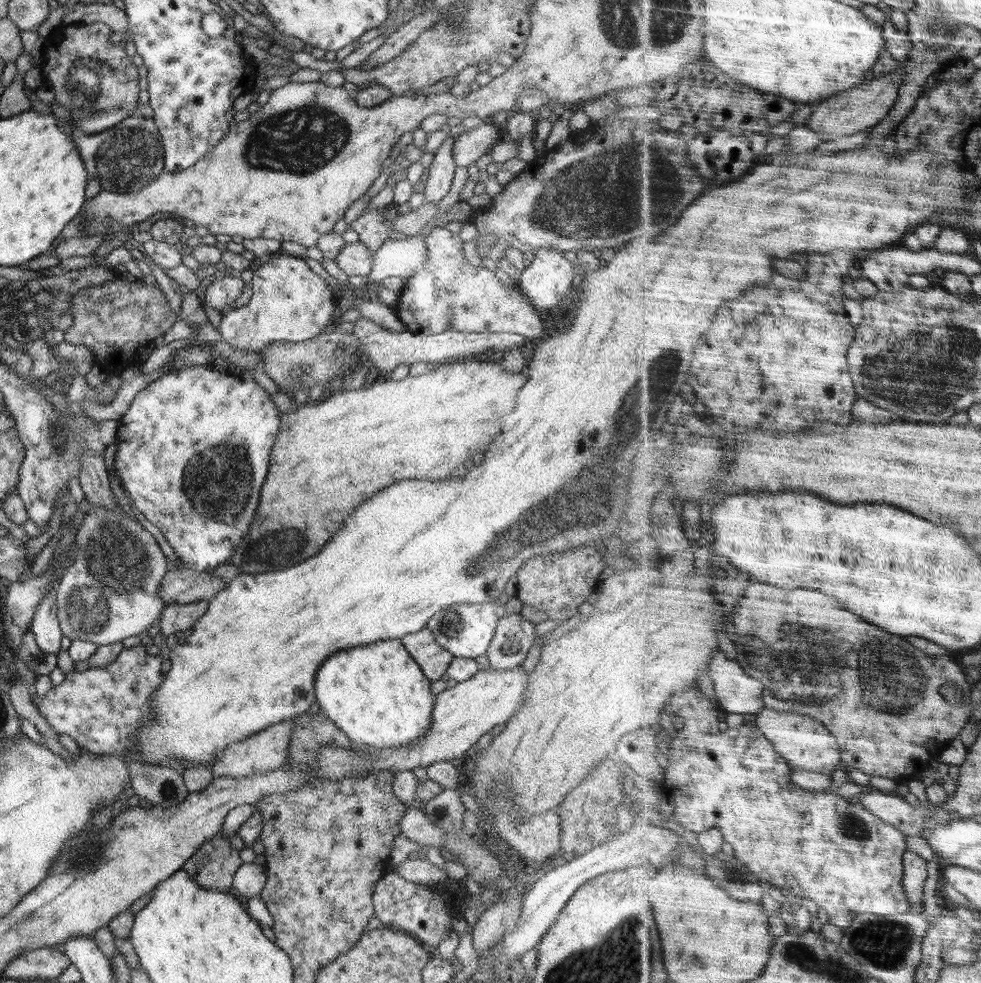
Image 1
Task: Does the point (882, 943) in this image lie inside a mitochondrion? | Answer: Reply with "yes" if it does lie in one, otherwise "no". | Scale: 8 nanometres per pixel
yes

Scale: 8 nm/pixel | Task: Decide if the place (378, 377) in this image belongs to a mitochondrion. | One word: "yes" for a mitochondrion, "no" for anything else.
no

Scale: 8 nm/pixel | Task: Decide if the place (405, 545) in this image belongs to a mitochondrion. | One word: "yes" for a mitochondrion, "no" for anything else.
no

